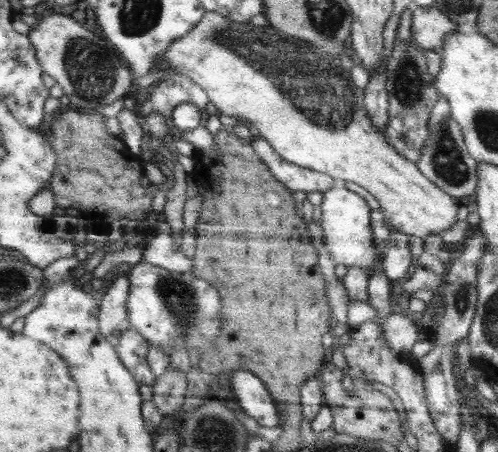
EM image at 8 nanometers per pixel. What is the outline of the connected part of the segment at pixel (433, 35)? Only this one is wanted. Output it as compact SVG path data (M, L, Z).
M434 7L416 8L413 13L411 37L421 49L440 50L447 34L457 31L456 23Z

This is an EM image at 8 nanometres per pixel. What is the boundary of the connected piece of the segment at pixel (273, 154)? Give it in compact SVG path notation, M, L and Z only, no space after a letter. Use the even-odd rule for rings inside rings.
M262 136L255 137L250 143L275 178L292 191L323 193L338 184L326 173L302 168L284 160Z

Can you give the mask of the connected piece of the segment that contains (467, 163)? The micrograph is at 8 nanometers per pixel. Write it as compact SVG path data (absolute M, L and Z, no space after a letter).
M440 94L428 119L427 129L428 136L421 148L420 158L415 162L418 170L454 200L473 197L478 182L478 162L468 154L462 129L452 118L449 102Z

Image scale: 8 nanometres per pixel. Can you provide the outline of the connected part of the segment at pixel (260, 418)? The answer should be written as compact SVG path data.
M238 369L230 376L228 386L236 398L233 403L235 407L242 408L260 426L277 426L280 410L258 376L253 372Z

